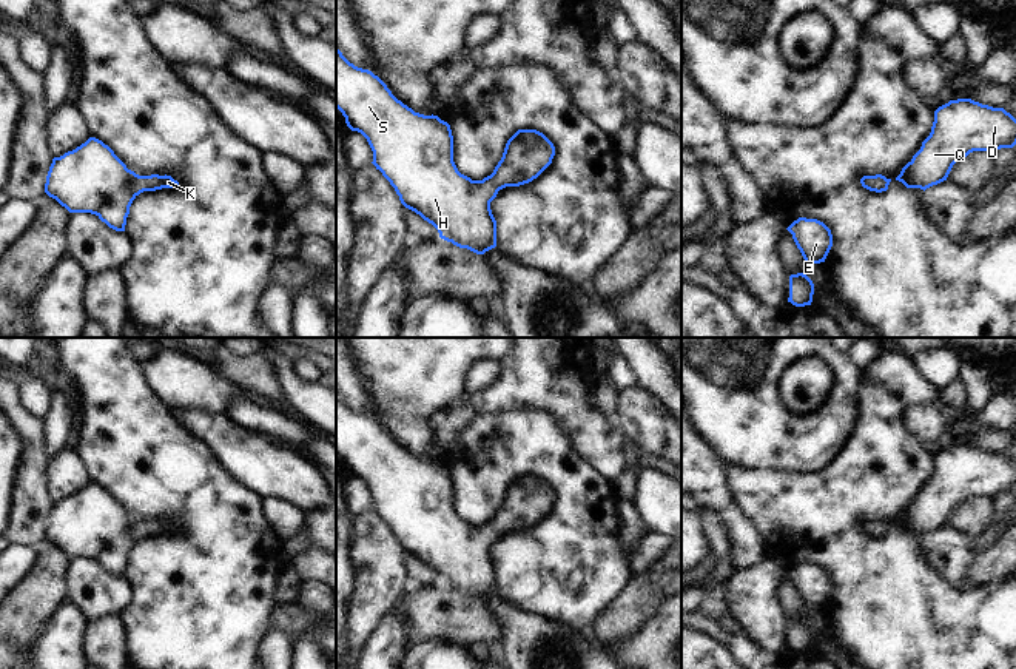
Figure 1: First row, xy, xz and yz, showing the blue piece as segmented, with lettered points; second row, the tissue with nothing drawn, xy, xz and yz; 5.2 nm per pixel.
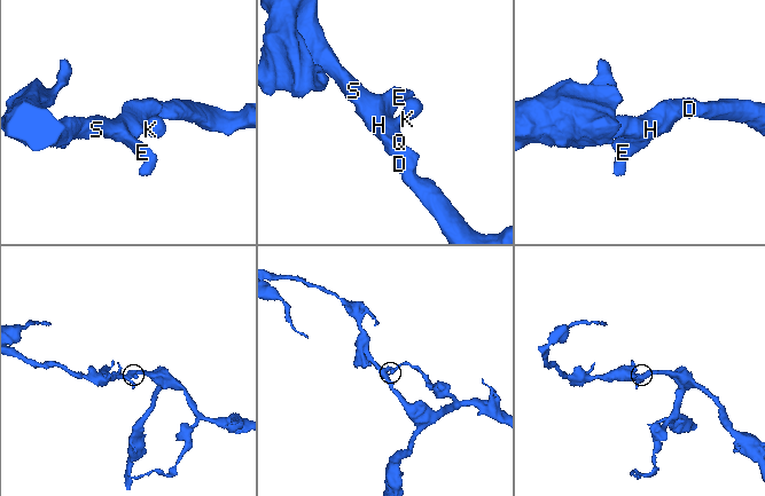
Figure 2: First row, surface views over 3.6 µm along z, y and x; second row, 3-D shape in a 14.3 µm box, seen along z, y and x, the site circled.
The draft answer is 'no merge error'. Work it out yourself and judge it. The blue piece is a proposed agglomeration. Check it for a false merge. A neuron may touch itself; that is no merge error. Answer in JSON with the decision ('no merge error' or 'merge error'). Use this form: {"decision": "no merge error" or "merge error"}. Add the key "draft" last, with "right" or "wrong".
{"decision": "no merge error", "draft": "right"}

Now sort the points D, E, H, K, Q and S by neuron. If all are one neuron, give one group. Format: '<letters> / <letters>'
D E H K Q S

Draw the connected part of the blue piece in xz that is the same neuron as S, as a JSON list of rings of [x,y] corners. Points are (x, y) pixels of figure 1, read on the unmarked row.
[[[336,393],[336,453],[352,476],[361,478],[372,496],[373,510],[399,541],[401,549],[432,569],[439,583],[476,600],[496,592],[496,566],[490,547],[506,532],[537,524],[555,501],[553,489],[537,475],[518,475],[506,489],[493,518],[483,526],[461,519],[453,507],[450,470],[438,461],[424,461],[398,445],[368,415],[350,408]]]

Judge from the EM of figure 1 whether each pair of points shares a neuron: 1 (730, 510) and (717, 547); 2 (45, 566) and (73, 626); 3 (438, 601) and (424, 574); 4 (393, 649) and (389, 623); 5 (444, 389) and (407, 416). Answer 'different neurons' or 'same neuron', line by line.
1: different neurons
2: different neurons
3: different neurons
4: same neuron
5: same neuron

